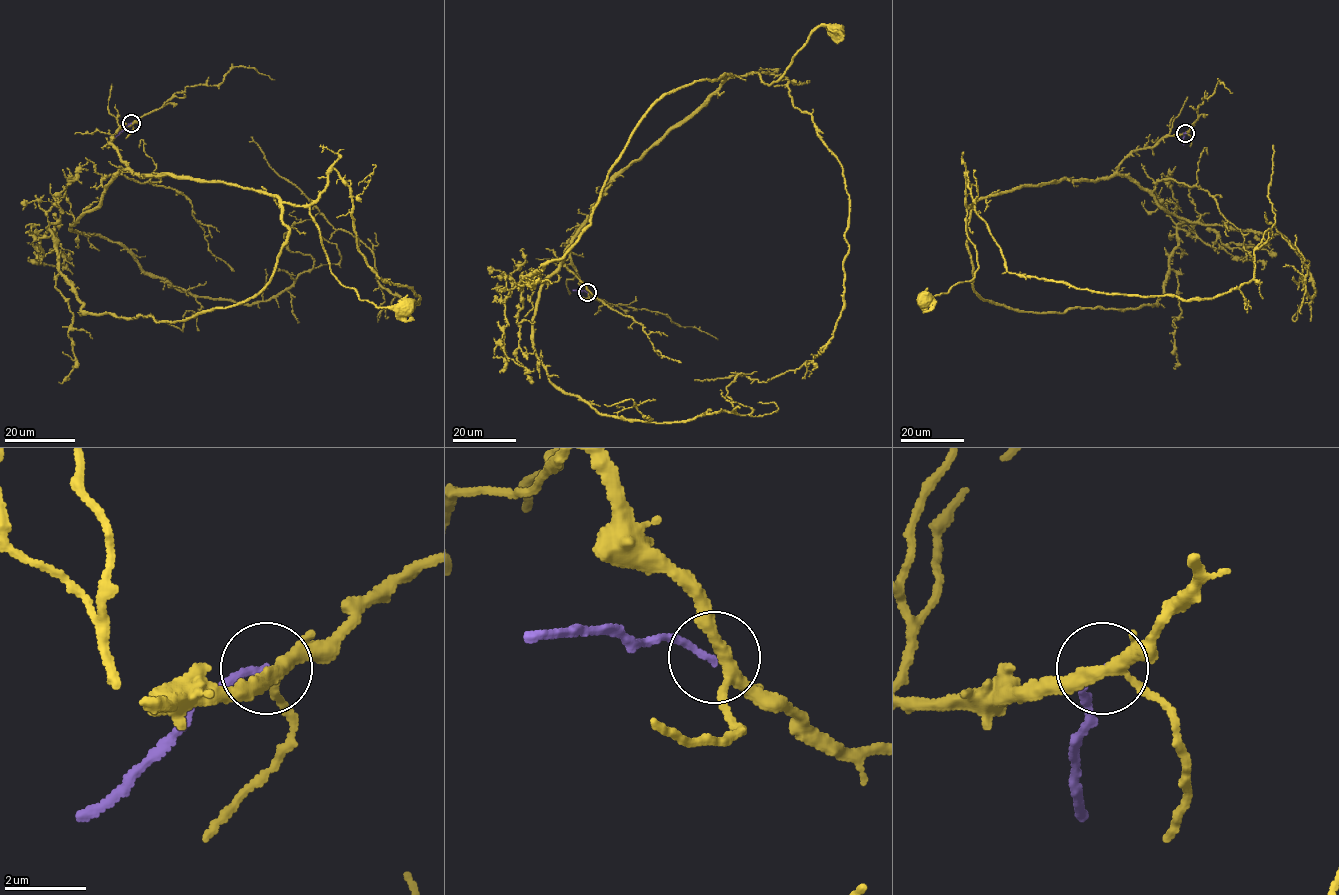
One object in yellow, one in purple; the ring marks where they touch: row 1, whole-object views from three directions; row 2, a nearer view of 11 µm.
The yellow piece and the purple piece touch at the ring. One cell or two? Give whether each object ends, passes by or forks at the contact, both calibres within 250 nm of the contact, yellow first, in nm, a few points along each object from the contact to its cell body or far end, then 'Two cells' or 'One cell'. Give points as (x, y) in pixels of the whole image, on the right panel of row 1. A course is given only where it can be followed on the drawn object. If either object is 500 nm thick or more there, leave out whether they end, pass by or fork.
At the ring yellow forks. At the ring purple ends. Thickness 280 nm (yellow) against 180 nm. Course of yellow: (1184, 133), (1134, 150), (1109, 177), (981, 197), (966, 209), (975, 276), (919, 300), (927, 299). Course of purple: (1185, 133), (1184, 145). Two cells

